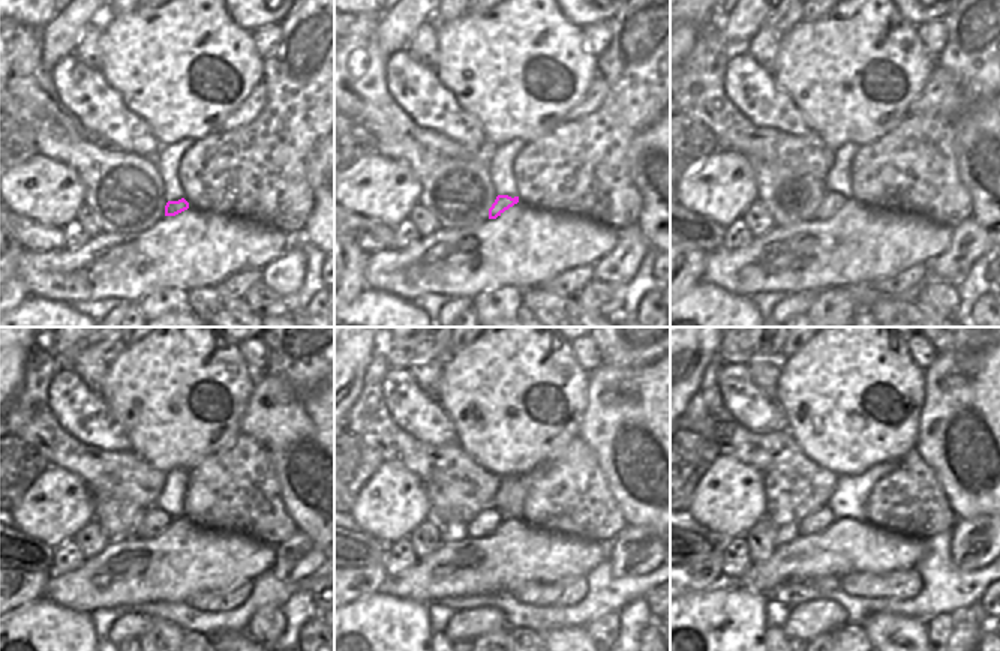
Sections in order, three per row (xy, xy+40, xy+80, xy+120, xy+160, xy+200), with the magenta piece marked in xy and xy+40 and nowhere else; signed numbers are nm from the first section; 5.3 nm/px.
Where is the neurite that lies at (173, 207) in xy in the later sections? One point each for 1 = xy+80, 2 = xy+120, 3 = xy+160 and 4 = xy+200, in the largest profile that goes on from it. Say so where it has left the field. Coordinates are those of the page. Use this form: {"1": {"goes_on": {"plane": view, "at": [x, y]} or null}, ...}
{"1": {"goes_on": {"plane": "xy+80", "at": [832, 201]}}, "2": {"goes_on": {"plane": "xy+120", "at": [153, 521]}}, "3": {"goes_on": {"plane": "xy+160", "at": [486, 521]}}, "4": {"goes_on": {"plane": "xy+200", "at": [816, 522]}}}

